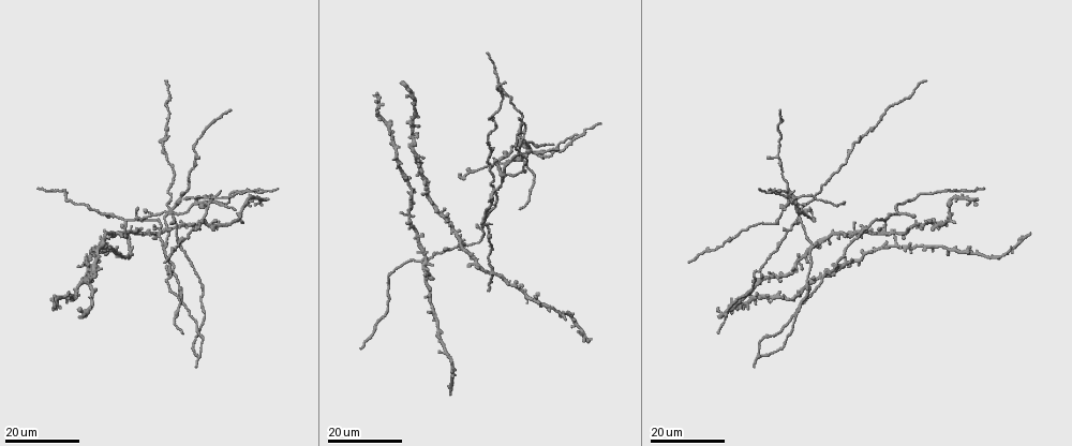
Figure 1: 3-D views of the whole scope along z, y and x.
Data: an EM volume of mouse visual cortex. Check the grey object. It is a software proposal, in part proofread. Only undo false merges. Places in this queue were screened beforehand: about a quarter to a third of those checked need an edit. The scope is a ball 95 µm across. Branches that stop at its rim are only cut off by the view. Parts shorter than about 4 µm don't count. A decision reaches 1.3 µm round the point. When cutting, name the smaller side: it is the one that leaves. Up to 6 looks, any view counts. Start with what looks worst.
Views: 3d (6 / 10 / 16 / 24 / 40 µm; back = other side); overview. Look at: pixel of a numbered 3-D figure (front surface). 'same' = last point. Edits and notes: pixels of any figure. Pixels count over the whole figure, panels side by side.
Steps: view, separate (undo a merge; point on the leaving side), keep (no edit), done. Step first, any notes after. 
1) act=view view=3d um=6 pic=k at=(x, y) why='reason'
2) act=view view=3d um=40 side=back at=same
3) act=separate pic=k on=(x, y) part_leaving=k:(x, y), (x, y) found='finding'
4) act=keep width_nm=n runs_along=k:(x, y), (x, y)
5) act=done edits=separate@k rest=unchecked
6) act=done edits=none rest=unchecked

act=view view=3d um=16 pic=1 at=(173, 213) why='four or more arms meet'

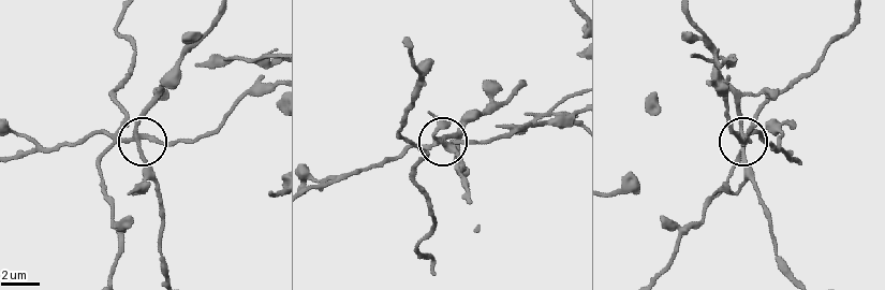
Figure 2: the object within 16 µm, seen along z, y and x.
act=view view=3d um=10 pic=2 at=(128, 140) why='closer look'

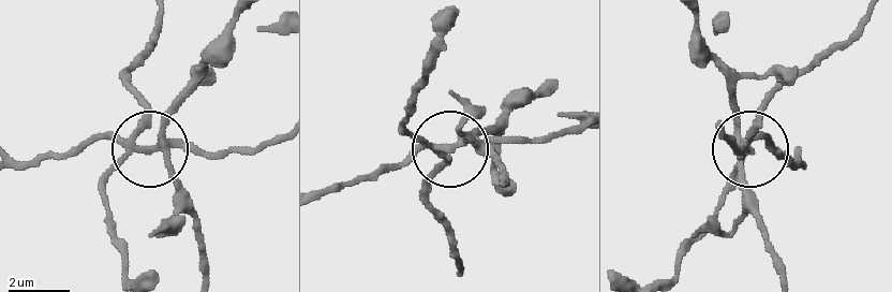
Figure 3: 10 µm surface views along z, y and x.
act=separate pic=3 on=(149, 104) width_nm=230 part_leaving=3:(164, 145), (138, 136), (144, 106), (129, 81), (159, 22) found='two neurons meet here'

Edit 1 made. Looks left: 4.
act=view view=overview

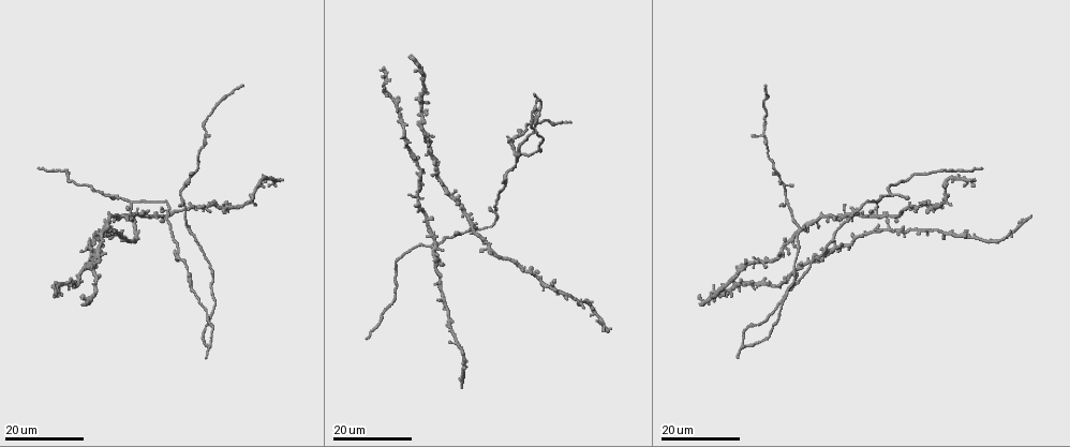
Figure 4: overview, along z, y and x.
act=view view=3d um=24 pic=4 at=(417, 162) why='three-way junction'

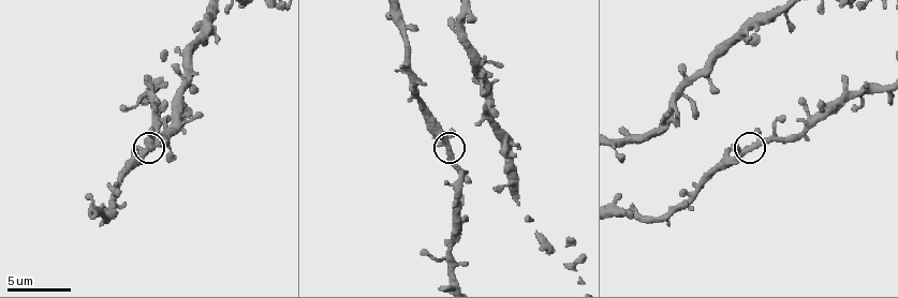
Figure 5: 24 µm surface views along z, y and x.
act=view view=3d um=6 pic=5 at=(440, 142)

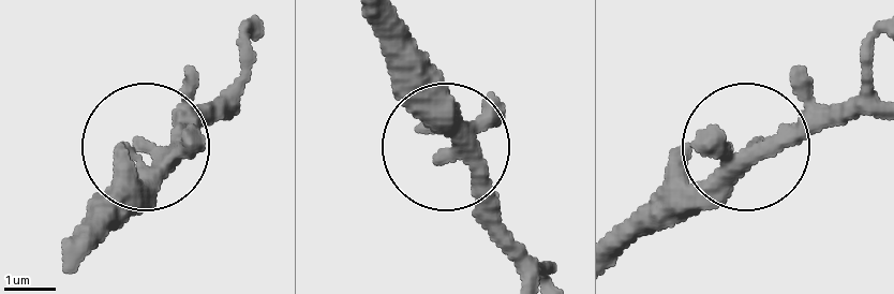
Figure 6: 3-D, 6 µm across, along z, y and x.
act=keep found='continuous, no second neuron'

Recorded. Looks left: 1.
act=done edits=separate@3 rest=unchecked

